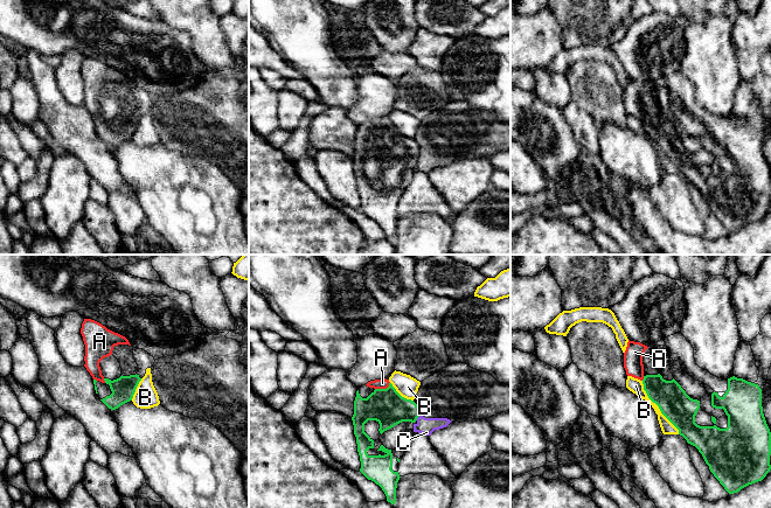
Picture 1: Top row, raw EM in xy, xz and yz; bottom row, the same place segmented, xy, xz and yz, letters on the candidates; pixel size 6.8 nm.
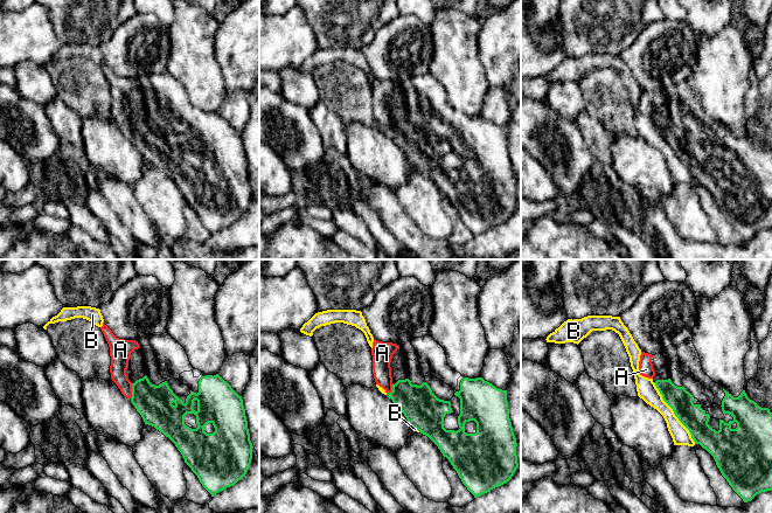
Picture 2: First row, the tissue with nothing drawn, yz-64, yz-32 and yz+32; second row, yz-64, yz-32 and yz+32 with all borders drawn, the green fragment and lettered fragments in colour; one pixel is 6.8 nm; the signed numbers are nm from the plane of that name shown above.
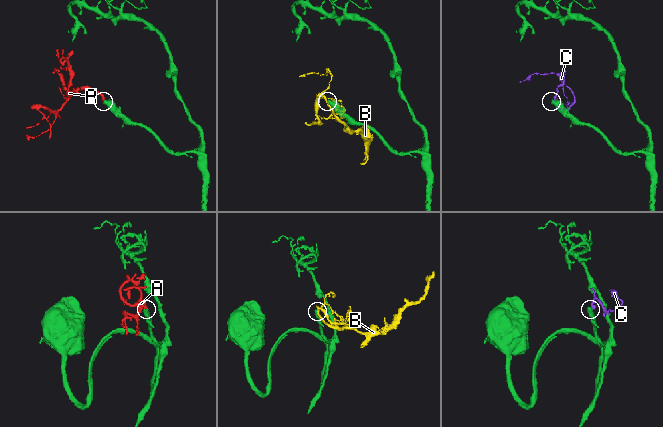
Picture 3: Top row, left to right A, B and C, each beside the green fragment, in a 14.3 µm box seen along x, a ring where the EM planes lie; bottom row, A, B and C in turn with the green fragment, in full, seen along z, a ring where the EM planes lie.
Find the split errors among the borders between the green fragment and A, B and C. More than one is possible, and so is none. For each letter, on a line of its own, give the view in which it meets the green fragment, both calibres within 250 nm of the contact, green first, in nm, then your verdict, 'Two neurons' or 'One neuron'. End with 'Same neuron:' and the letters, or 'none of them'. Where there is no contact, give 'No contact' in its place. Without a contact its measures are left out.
A: Touches green in xz. Thickness 240 nm (green) against 70 nm. One neuron
B: Touches green in yz. Thickness 220 nm (green) against 100 nm. Two neurons
C: Touches green in xz. Thickness 240 nm (green) against 110 nm. Two neurons
Same neuron: A

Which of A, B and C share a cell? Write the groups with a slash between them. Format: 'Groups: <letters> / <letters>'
Groups: A / B / C

